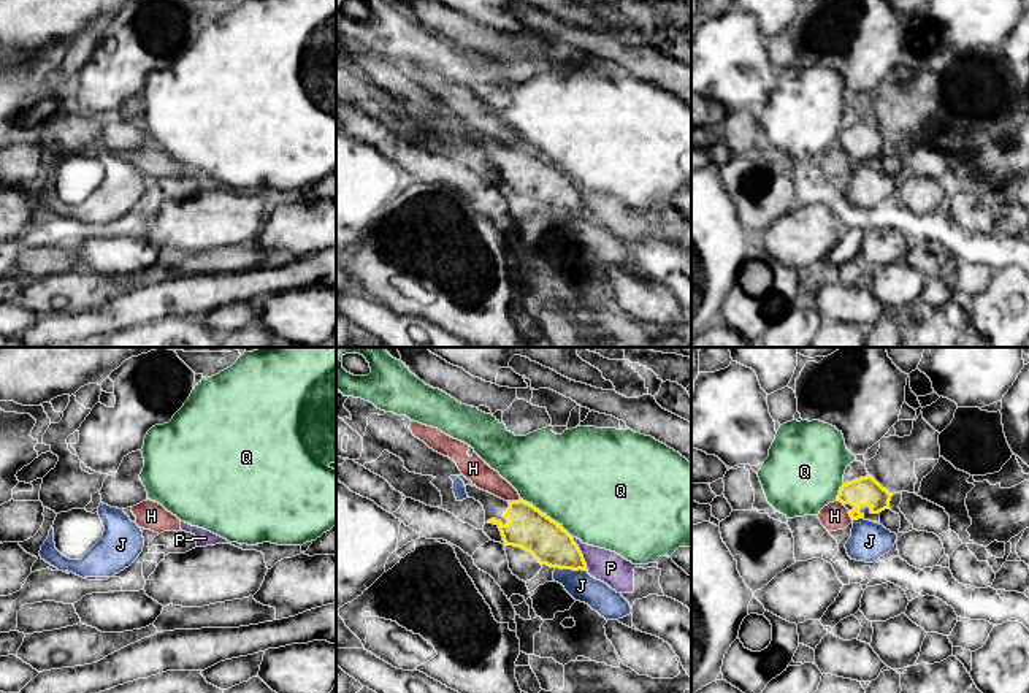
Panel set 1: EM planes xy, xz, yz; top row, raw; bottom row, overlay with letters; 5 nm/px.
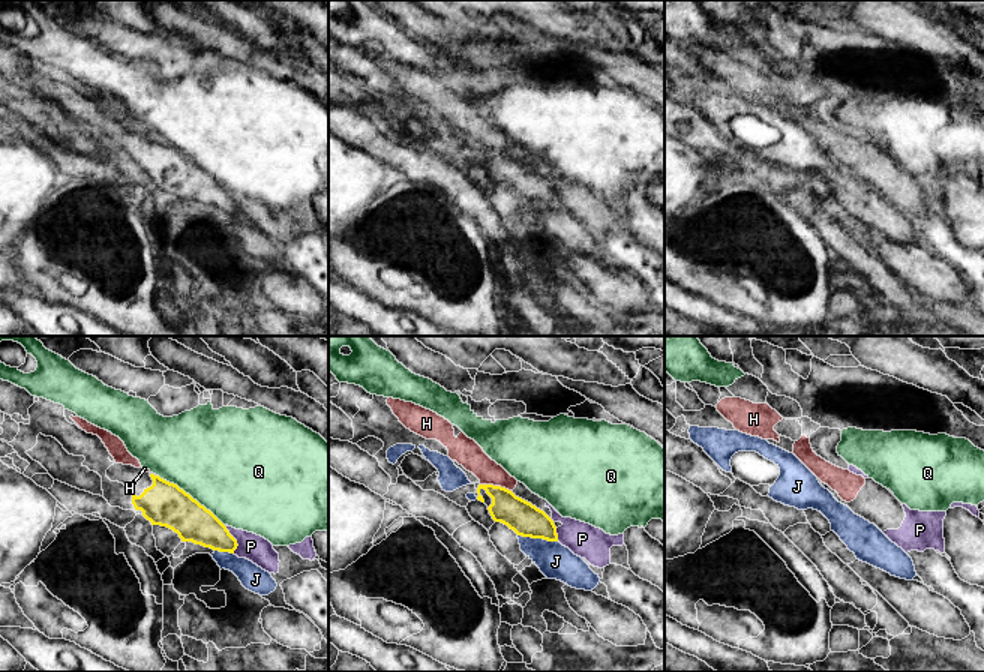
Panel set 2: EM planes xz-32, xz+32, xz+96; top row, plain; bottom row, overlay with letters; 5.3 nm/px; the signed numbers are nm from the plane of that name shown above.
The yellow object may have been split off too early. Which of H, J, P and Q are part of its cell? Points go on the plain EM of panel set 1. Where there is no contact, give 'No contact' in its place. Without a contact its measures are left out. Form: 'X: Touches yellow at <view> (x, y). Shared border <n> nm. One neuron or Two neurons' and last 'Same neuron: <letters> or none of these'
H: Touches yellow at xz (514, 146). Shared border 70 nm. Two neurons
J: Touches yellow at xz (571, 213). Shared border 160 nm. Two neurons
P: Touches yellow at xz (581, 199). Shared border 190 nm. Two neurons
Q: Touches yellow at xz (538, 154). Shared border 220 nm. Two neurons
Same neuron: none of these

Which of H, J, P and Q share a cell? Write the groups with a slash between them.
H P / J / Q

